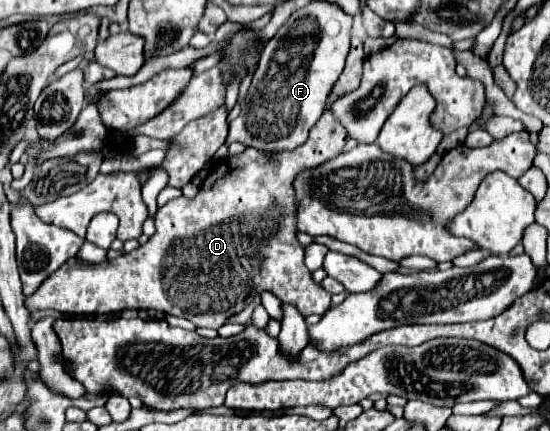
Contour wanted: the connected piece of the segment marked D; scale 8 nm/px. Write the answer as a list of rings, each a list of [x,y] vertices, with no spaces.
[[[360,16],[354,17],[353,27],[351,31],[351,45],[350,53],[348,53],[348,59],[346,59],[346,67],[342,71],[342,75],[338,77],[338,81],[334,83],[330,95],[328,95],[328,101],[326,101],[326,109],[322,113],[322,117],[318,119],[318,123],[310,129],[310,137],[306,143],[302,143],[300,147],[292,149],[292,151],[272,151],[272,153],[266,153],[266,151],[260,151],[260,149],[254,149],[254,147],[246,147],[244,153],[240,155],[234,155],[234,157],[226,157],[222,161],[218,161],[212,171],[208,173],[208,177],[204,179],[202,187],[198,189],[198,193],[188,199],[188,197],[178,197],[178,199],[172,199],[168,201],[164,207],[158,209],[156,213],[156,233],[150,237],[150,241],[130,253],[124,253],[120,255],[118,259],[114,261],[102,261],[98,265],[90,265],[90,263],[82,263],[82,261],[76,261],[74,257],[68,259],[56,273],[52,273],[46,283],[40,285],[40,291],[36,291],[36,295],[32,297],[26,297],[26,307],[30,311],[36,311],[36,309],[54,309],[58,313],[68,313],[68,315],[80,315],[80,313],[86,313],[86,315],[102,315],[102,313],[118,313],[118,311],[124,311],[124,309],[154,309],[154,311],[162,311],[166,315],[176,315],[176,317],[184,317],[188,321],[192,321],[196,327],[212,327],[212,329],[220,329],[224,325],[224,321],[236,313],[240,313],[244,307],[246,307],[246,297],[250,297],[250,291],[252,295],[260,295],[262,291],[270,291],[272,295],[276,295],[282,303],[290,303],[294,305],[296,309],[300,309],[302,315],[312,315],[312,313],[318,313],[322,315],[324,311],[330,309],[330,299],[332,295],[312,279],[312,273],[306,269],[304,265],[304,247],[298,243],[296,239],[296,233],[298,233],[298,227],[296,227],[296,213],[298,213],[298,203],[296,203],[296,193],[294,193],[294,179],[300,171],[306,171],[306,169],[314,169],[314,167],[320,167],[322,163],[326,163],[328,159],[332,159],[332,155],[338,155],[346,141],[348,141],[348,131],[342,127],[342,123],[334,117],[332,113],[332,103],[348,93],[352,93],[356,89],[356,85],[360,85],[360,79],[362,79],[362,63],[364,63],[364,51],[362,51],[363,43],[367,38],[366,31],[364,29]]]

